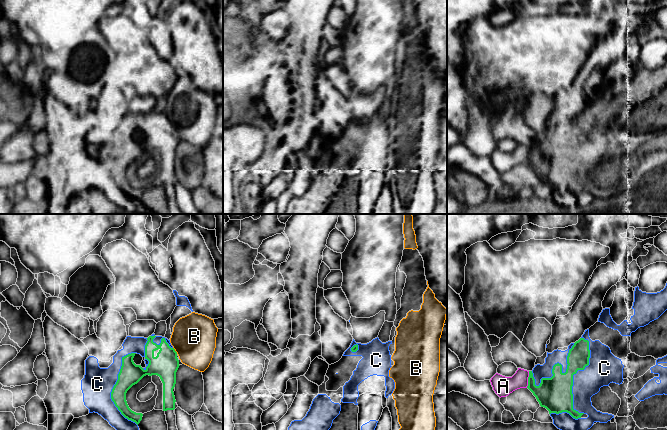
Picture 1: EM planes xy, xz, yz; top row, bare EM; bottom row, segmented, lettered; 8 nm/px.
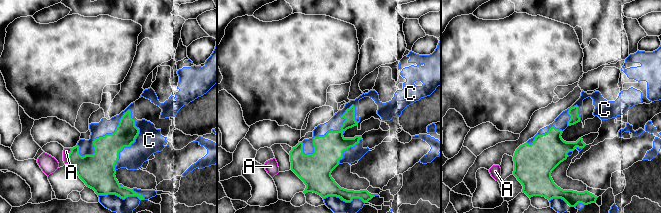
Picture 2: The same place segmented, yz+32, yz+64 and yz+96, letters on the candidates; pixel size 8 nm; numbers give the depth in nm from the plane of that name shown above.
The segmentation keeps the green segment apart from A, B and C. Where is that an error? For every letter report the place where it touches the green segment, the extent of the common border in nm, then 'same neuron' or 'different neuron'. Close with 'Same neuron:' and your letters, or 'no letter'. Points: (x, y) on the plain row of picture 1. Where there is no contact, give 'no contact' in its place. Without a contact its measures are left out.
A: meets green in yz at (528, 155); contact 140 nm long; different neuron
B: meets green in xy at (174, 126); contact 70 nm long; different neuron
C: meets green in yz at (575, 149); contact 600 nm long; same neuron
Same neuron: C

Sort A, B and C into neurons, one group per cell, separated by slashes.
A / B / C

